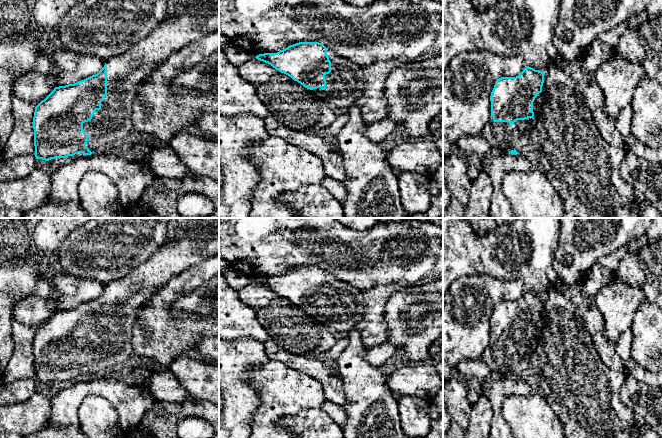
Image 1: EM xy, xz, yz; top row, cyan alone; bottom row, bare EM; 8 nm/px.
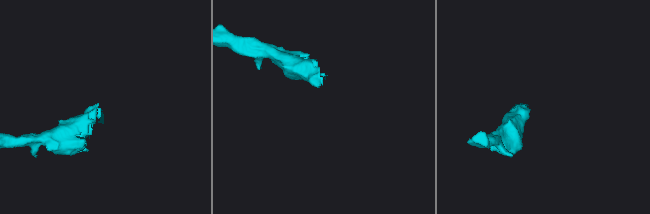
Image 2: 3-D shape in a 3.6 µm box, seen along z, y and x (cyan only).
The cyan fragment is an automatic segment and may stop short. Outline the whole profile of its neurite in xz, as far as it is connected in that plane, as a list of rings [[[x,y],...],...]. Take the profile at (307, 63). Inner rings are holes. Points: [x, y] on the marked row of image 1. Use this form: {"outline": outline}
{"outline": [[[299,42],[277,53],[264,53],[256,59],[270,64],[281,73],[291,77],[320,98],[336,100],[340,111],[354,104],[350,100],[350,85],[361,96],[366,79],[361,66],[345,59],[351,72],[339,69],[340,56],[327,54],[327,48],[319,42]]]}

